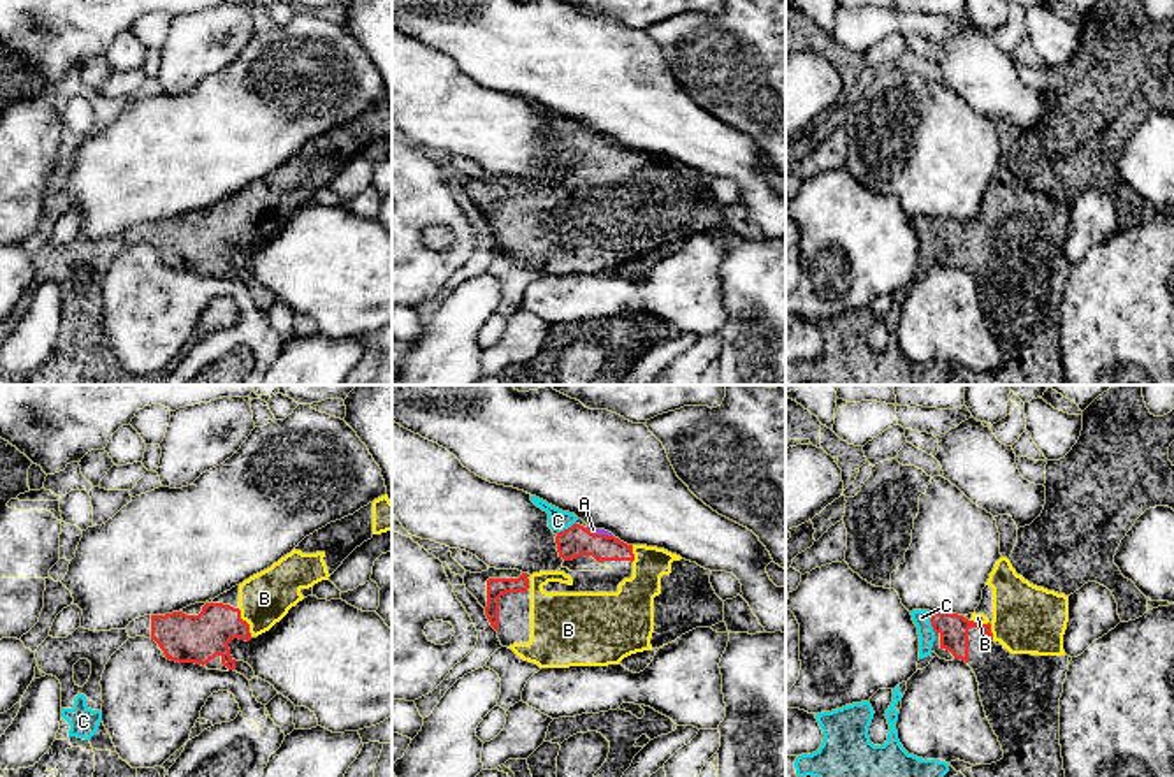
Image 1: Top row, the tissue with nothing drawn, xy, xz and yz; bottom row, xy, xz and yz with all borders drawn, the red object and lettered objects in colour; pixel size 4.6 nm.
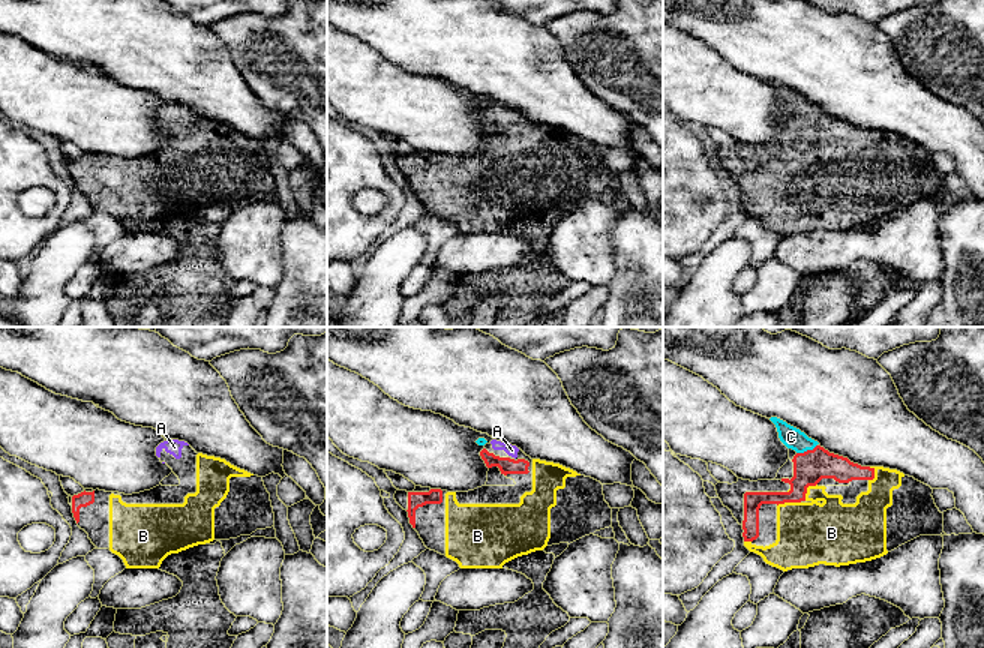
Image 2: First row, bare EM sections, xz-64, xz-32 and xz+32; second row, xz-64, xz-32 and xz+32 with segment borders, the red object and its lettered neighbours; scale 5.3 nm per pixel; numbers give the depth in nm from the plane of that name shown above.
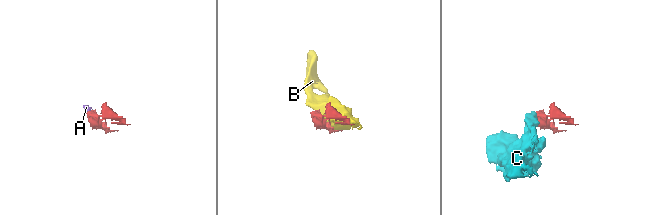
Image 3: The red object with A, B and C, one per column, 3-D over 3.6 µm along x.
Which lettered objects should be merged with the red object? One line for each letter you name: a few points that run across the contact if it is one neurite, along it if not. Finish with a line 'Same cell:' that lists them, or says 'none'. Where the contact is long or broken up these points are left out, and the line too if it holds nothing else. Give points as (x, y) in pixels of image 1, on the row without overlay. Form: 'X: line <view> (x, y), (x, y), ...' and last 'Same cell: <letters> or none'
Same cell: A, B, C

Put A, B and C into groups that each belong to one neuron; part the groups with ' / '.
A B C

